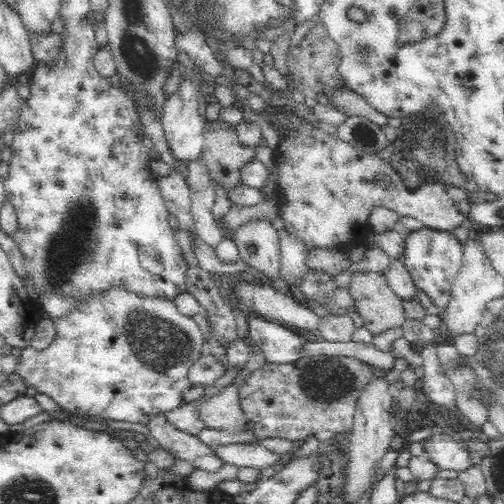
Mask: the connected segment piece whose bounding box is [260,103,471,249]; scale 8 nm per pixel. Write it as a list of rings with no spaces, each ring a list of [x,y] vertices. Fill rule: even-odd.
[[[266,103],[266,107],[268,107],[268,112],[262,112],[260,114],[261,118],[264,118],[270,126],[276,130],[278,134],[278,138],[280,141],[280,146],[278,148],[278,152],[284,152],[284,154],[278,154],[276,158],[278,158],[278,199],[280,202],[279,210],[281,214],[281,218],[284,220],[285,228],[290,234],[296,235],[298,239],[302,240],[304,244],[308,248],[326,248],[326,249],[334,249],[343,246],[344,242],[348,242],[356,236],[358,232],[358,228],[360,226],[364,226],[367,223],[368,214],[370,214],[370,210],[374,208],[374,206],[385,206],[390,210],[394,210],[399,217],[402,216],[410,216],[410,218],[416,218],[416,220],[420,220],[424,227],[432,228],[436,231],[448,231],[453,232],[458,228],[463,222],[470,221],[469,214],[471,211],[471,202],[469,198],[466,196],[466,189],[461,187],[453,187],[448,186],[442,183],[424,183],[420,184],[420,186],[416,186],[416,188],[410,188],[403,181],[403,178],[399,175],[399,172],[391,165],[390,162],[387,162],[384,159],[381,159],[378,154],[368,154],[362,151],[356,150],[356,148],[350,146],[348,143],[340,140],[335,134],[328,135],[324,133],[322,129],[316,127],[311,124],[309,121],[306,121],[304,118],[297,116],[295,112],[291,110],[291,107],[287,105],[287,109],[282,110],[280,106],[271,106]]]

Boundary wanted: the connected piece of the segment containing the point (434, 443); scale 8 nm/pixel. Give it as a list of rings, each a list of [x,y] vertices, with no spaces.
[[[439,430],[428,437],[423,446],[425,447],[425,456],[437,464],[440,470],[462,472],[474,465],[475,456],[472,452],[461,441],[455,440]]]

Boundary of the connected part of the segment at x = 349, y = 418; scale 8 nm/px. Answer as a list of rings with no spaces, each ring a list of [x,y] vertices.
[[[304,354],[292,364],[268,364],[246,373],[246,380],[239,386],[239,402],[244,414],[242,431],[252,432],[258,440],[263,438],[286,438],[302,442],[308,434],[329,436],[335,433],[349,433],[353,428],[356,404],[364,386],[373,376],[373,366],[347,356]]]

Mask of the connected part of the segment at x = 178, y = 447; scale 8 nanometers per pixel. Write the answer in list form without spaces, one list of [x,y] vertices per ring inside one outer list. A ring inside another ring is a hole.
[[[164,414],[156,415],[148,421],[147,426],[161,448],[168,450],[175,459],[188,460],[195,468],[210,472],[217,472],[225,466],[224,461],[216,457],[210,446],[203,443],[197,436],[172,426]]]

